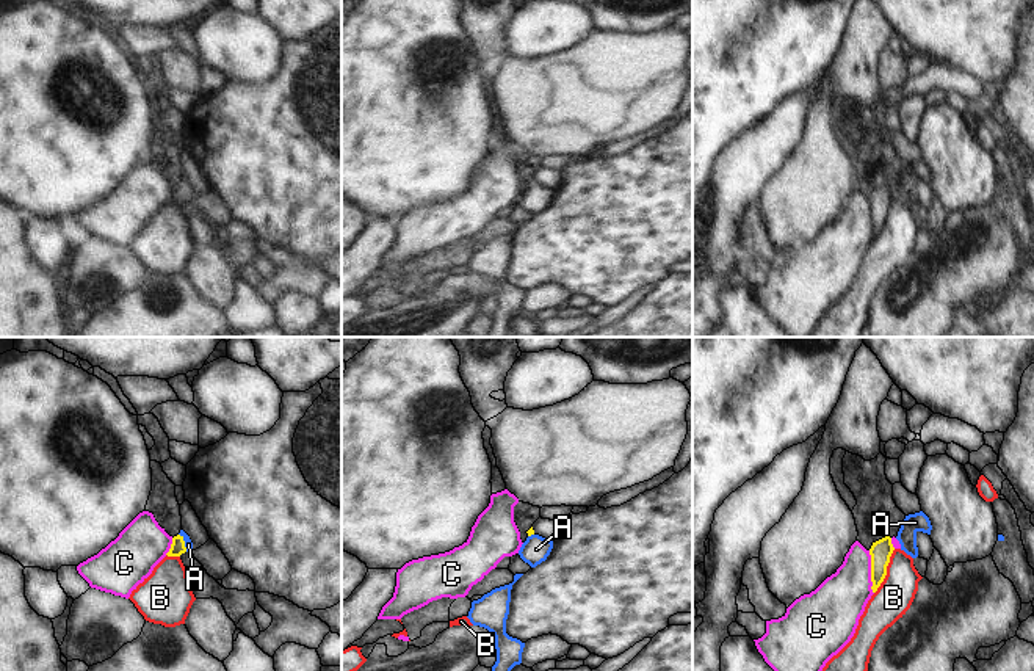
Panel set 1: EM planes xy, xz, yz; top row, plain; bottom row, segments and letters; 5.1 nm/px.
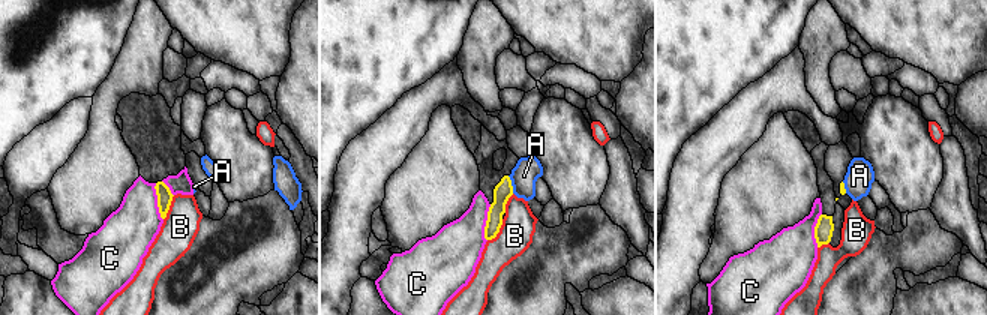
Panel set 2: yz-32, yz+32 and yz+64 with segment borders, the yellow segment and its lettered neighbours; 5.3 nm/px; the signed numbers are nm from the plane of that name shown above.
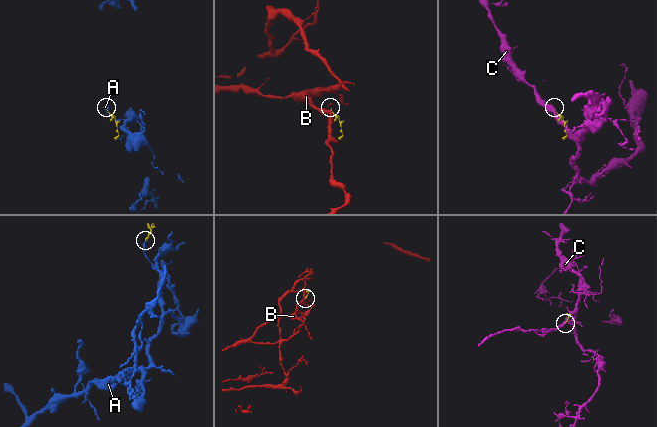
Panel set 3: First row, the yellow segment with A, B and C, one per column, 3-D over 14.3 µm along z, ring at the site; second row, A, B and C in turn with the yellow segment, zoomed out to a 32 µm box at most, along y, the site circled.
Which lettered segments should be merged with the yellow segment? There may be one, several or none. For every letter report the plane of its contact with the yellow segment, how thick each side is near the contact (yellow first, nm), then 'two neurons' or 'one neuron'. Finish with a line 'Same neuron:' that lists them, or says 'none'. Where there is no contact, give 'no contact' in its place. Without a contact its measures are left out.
A: contact in xy; calibres 80 and 50 nm; one neuron
B: contact in yz; calibres 120 and 190 nm; two neurons
C: contact in yz; calibres 120 and 280 nm; two neurons
Same neuron: A

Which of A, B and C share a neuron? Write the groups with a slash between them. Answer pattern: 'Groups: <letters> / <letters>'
Groups: A / B / C

